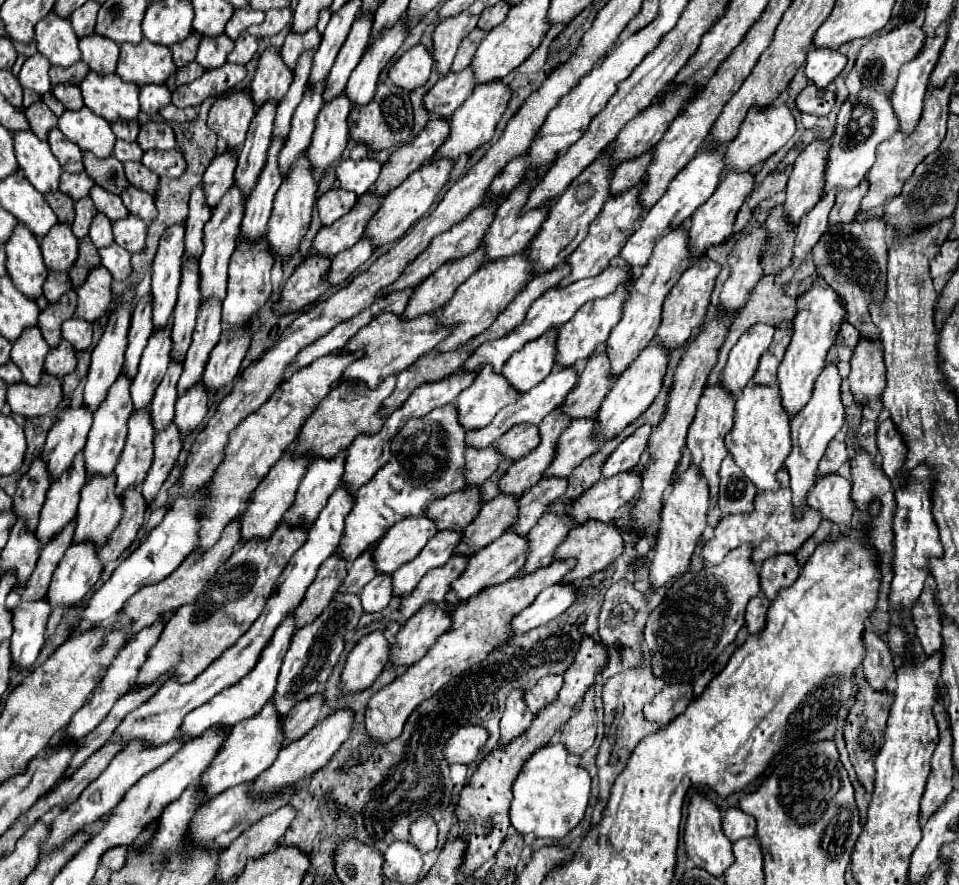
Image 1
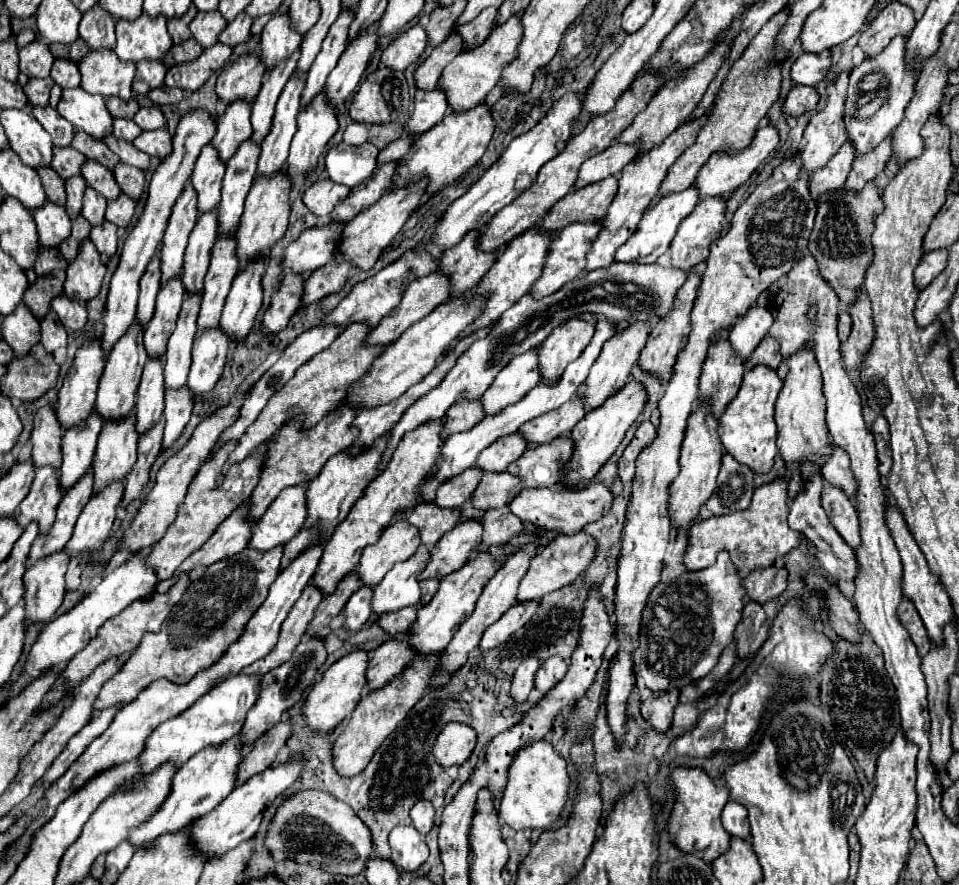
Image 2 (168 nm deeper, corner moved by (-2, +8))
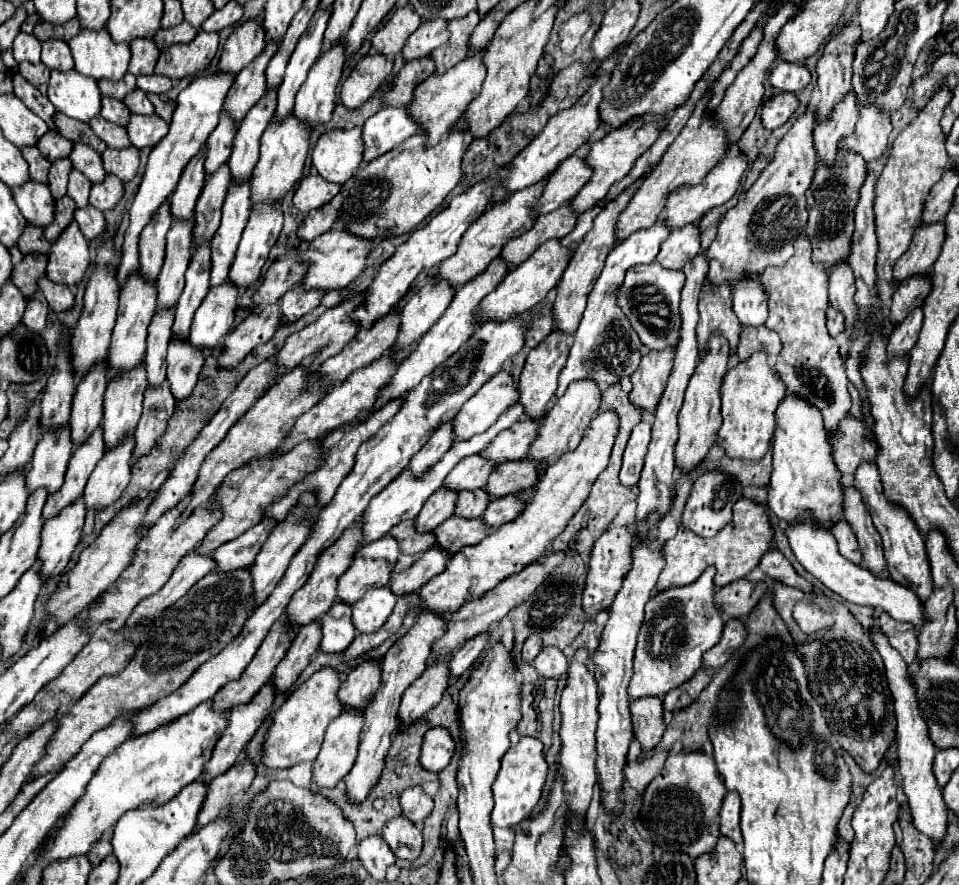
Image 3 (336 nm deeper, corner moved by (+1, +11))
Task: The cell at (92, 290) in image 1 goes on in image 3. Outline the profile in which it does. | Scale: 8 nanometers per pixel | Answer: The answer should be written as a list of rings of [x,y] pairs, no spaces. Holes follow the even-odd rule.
[[[75,221],[73,225],[69,225],[69,229],[65,229],[65,233],[61,233],[61,237],[55,243],[51,243],[47,257],[47,277],[51,281],[73,287],[85,277],[91,265],[89,243],[85,241]]]

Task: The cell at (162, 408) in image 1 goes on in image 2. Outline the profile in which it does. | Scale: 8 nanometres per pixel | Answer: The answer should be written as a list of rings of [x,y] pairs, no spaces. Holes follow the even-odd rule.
[[[186,296],[178,324],[168,340],[164,354],[164,378],[166,388],[180,388],[186,384],[190,370],[190,350],[196,336],[196,316],[200,310],[200,296]]]

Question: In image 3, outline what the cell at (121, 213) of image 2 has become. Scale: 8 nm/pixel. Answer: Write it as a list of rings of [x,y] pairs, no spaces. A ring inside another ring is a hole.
[[[107,175],[103,183],[93,185],[89,205],[93,205],[99,211],[111,211],[119,205],[121,199],[123,199],[123,183],[117,177]]]

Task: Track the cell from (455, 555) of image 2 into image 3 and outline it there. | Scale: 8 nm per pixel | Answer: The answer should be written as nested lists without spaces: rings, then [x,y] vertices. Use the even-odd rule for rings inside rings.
[[[433,545],[431,549],[419,555],[401,555],[389,579],[393,593],[403,595],[419,591],[437,573],[445,571],[445,565],[451,561],[451,555],[453,553],[443,549],[441,545]]]

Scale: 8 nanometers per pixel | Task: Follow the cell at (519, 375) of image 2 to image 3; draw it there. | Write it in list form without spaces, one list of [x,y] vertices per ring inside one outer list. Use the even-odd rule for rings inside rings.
[[[501,371],[493,375],[483,389],[479,389],[463,407],[461,413],[453,419],[455,441],[469,439],[477,433],[489,429],[497,417],[511,405],[511,401],[519,399],[517,379],[511,371]]]

